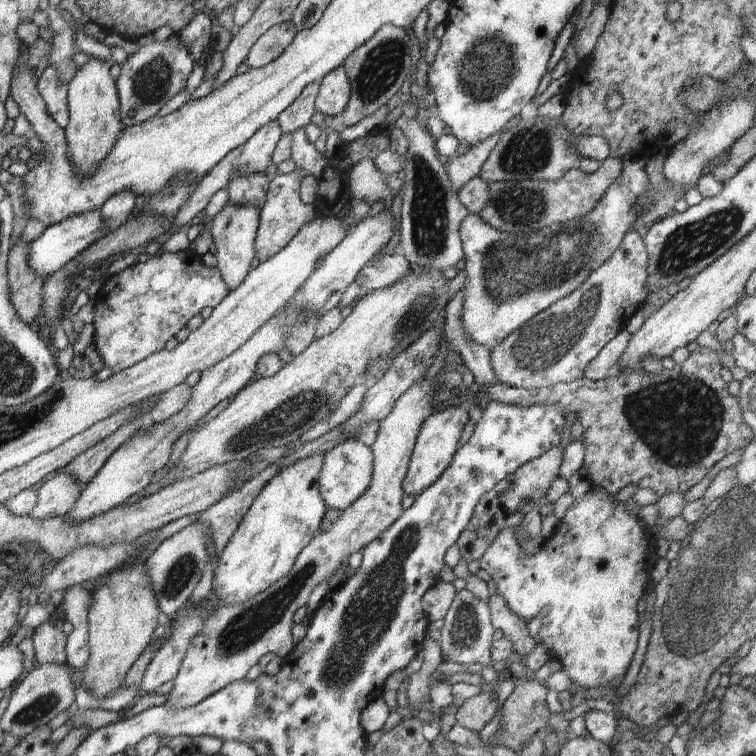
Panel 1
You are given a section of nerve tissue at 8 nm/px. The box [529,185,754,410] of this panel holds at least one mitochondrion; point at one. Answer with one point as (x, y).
(687, 246)

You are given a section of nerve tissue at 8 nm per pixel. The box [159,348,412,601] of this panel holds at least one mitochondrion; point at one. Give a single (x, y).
(286, 418)

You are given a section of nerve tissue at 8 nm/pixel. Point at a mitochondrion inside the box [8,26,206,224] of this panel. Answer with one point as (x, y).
(154, 79)

